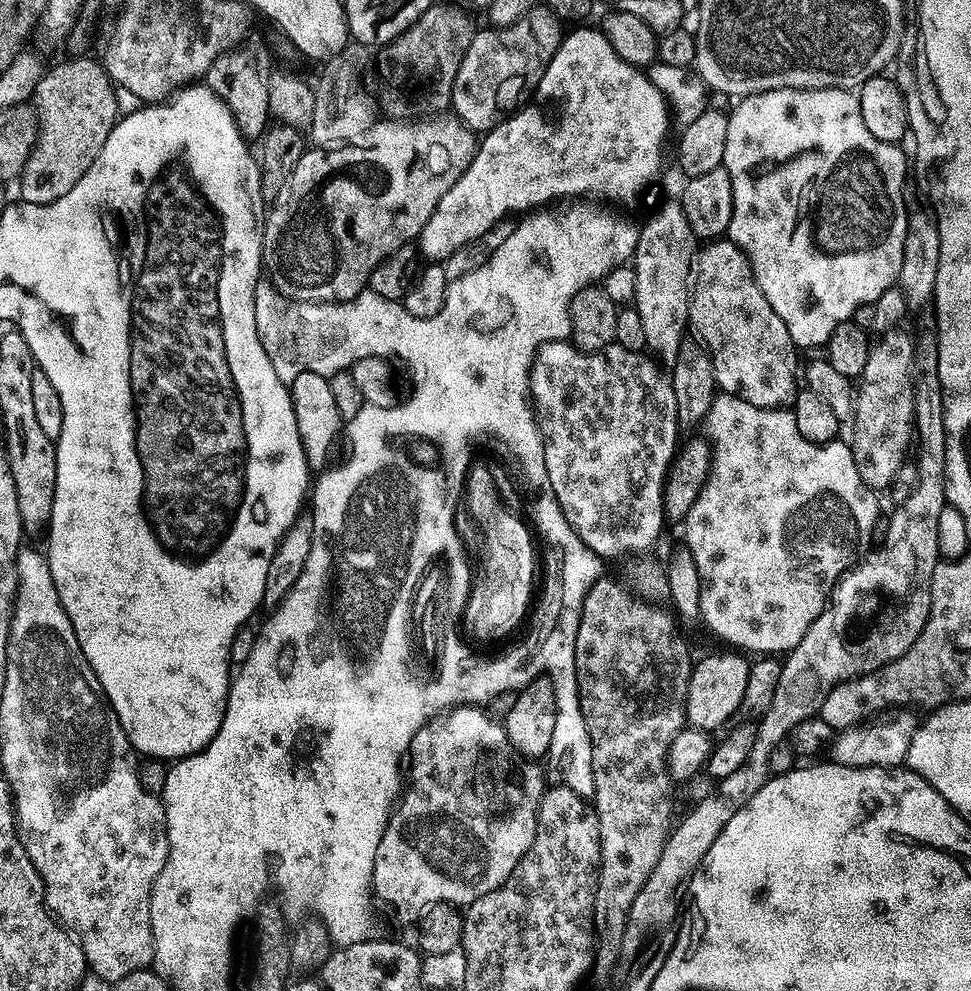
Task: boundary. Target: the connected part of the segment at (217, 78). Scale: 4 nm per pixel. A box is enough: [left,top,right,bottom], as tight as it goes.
[206,46,274,138]

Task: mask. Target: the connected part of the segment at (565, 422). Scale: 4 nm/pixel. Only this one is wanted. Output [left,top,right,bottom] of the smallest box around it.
[528,340,678,558]

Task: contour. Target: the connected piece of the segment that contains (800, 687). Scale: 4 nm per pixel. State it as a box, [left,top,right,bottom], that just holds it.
[620,327,947,960]

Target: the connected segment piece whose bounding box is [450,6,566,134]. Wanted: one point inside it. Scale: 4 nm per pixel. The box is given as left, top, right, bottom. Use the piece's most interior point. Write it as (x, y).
(500, 72)

